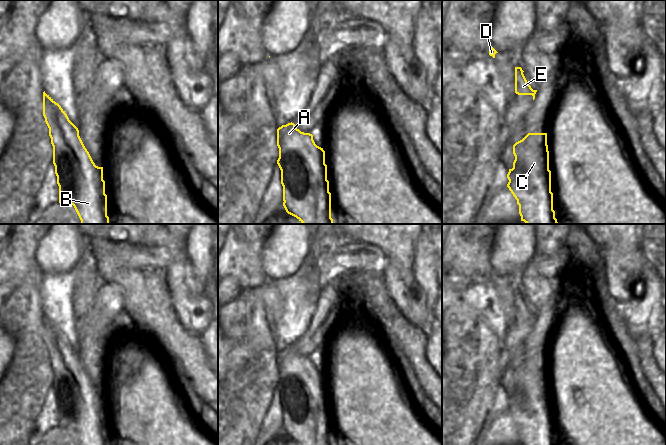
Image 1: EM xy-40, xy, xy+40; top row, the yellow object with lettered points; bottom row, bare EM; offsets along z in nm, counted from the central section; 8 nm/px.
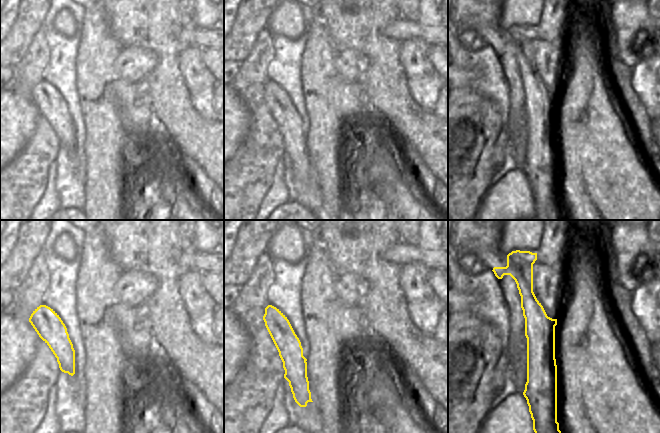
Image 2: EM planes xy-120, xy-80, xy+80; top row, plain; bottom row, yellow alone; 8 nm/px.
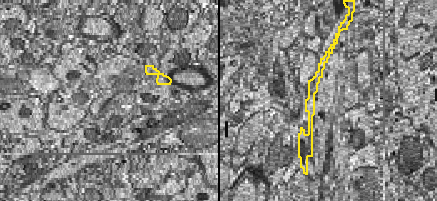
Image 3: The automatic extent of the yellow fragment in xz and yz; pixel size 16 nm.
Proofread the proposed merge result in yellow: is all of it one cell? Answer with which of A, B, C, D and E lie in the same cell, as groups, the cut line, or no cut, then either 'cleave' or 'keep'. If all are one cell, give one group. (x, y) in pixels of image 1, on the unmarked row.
groups A / B C D E; cut xy (300, 355), (290, 370), (306, 400), (296, 429); cleave

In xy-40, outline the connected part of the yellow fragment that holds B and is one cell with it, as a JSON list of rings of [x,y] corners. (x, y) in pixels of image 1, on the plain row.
[[[79,357],[75,362],[72,369],[66,370],[75,378],[81,394],[81,416],[73,420],[77,426],[74,432],[81,445],[109,445],[103,391],[95,389]]]

